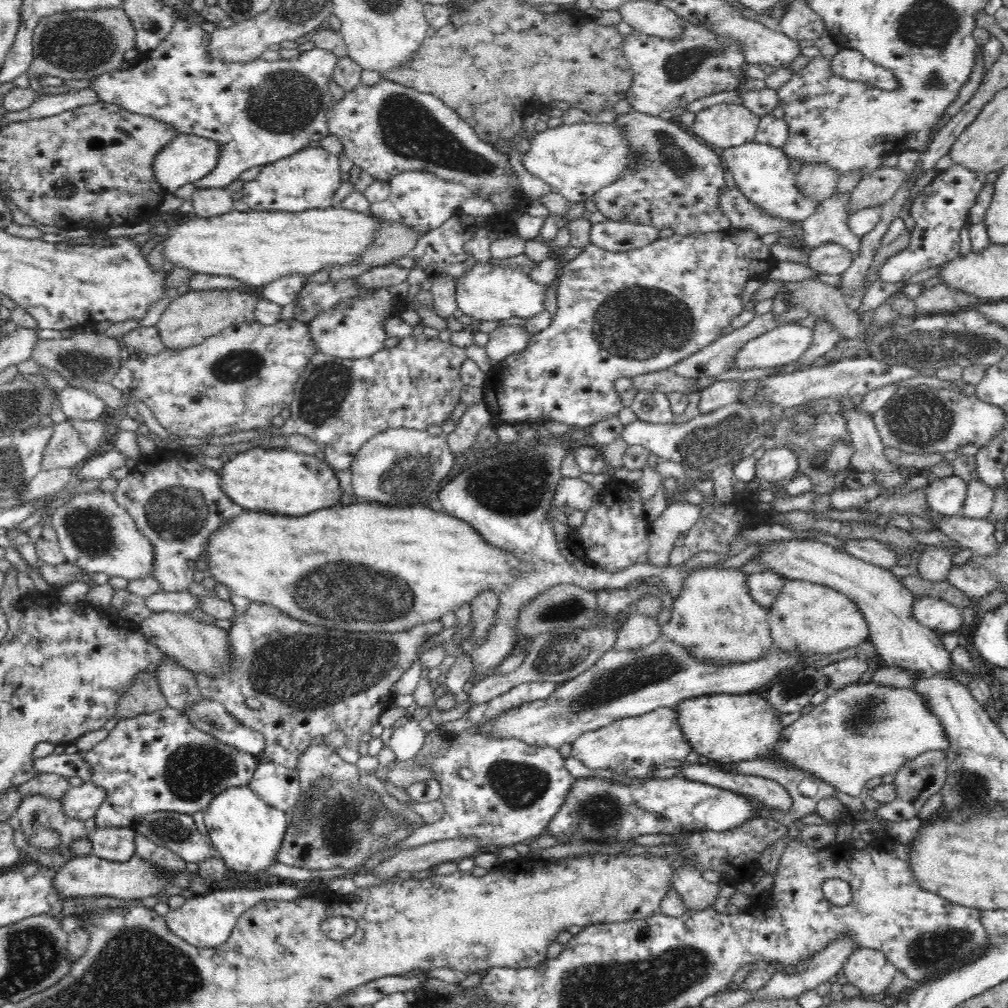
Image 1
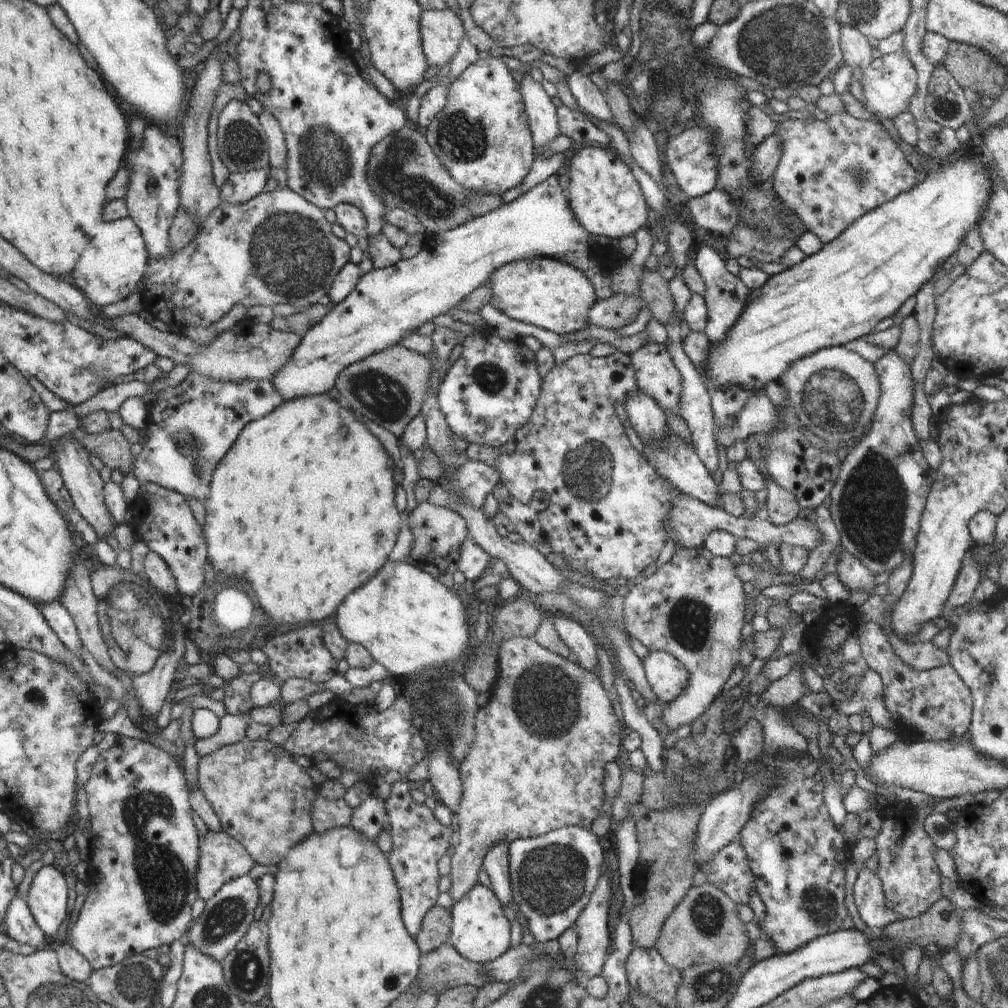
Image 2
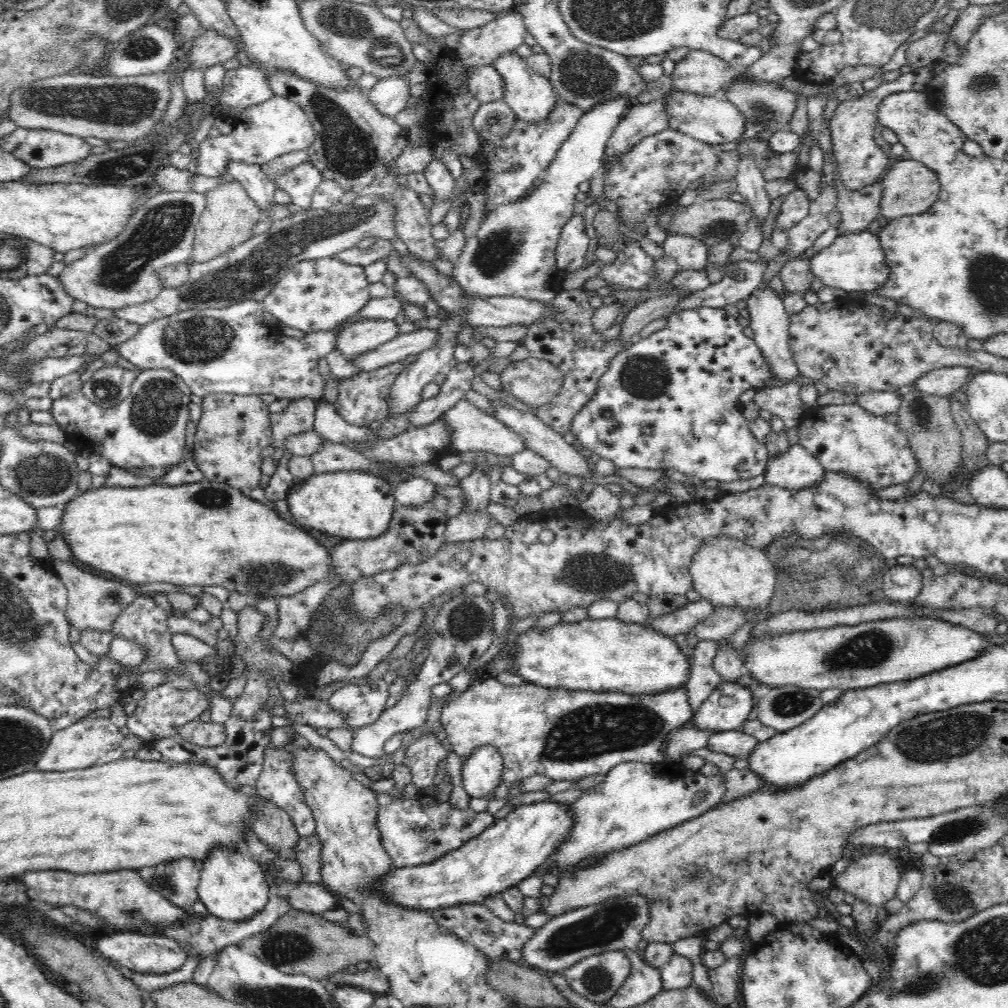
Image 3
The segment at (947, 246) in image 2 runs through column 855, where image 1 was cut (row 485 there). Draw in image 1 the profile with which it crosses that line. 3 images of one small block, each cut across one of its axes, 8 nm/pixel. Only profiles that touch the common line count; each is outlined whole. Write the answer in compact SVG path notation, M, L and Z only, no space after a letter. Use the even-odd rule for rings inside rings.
M254 447L233 454L219 472L223 492L245 511L304 516L335 506L341 500L336 472L315 455L302 454L285 447Z

